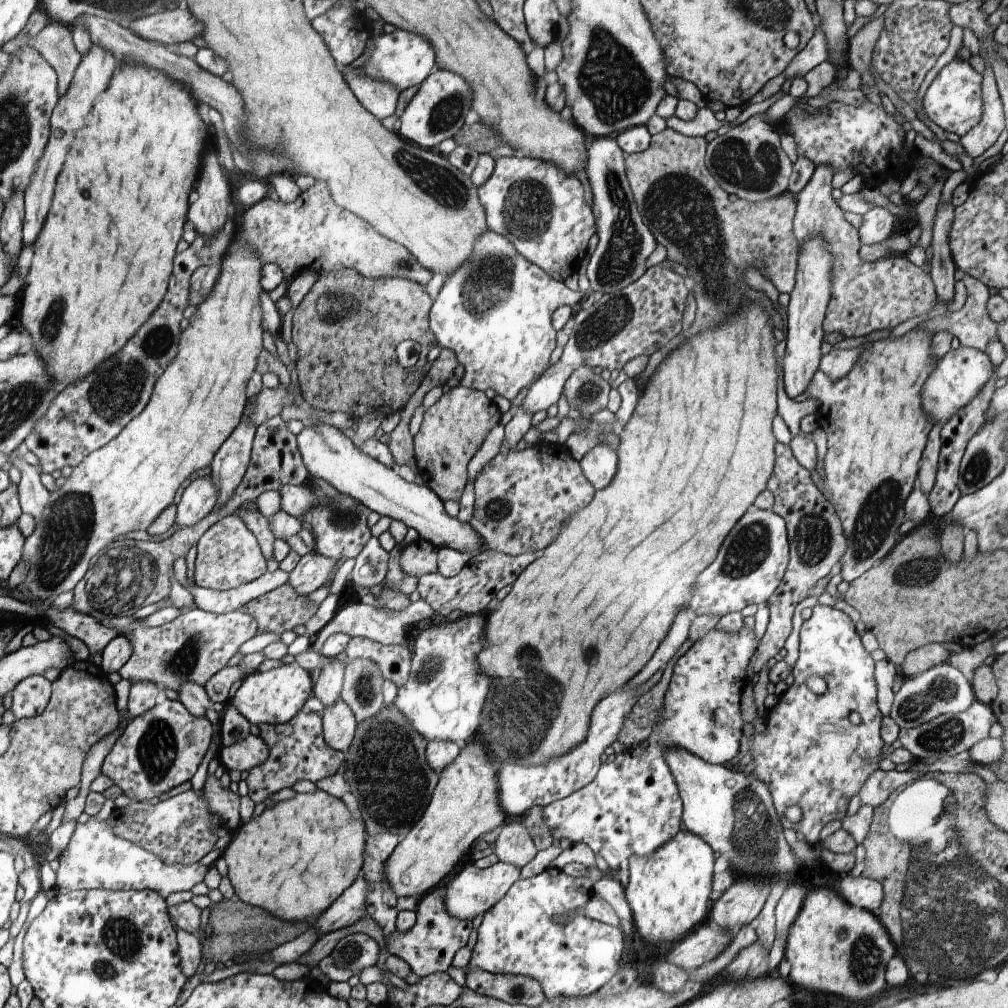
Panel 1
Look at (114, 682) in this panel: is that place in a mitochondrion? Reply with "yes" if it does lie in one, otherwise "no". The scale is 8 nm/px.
no

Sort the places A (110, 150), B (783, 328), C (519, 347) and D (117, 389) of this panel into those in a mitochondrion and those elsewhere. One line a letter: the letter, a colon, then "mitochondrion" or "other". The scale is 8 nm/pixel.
A: other
B: other
C: other
D: mitochondrion

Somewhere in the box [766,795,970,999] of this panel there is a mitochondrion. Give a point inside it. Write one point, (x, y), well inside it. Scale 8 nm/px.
(865, 957)

